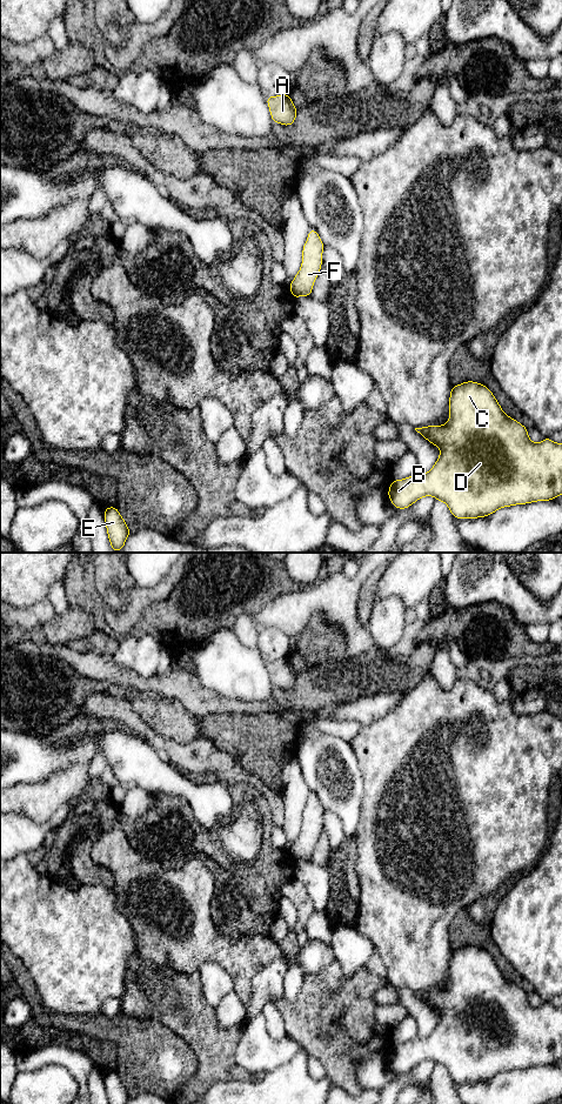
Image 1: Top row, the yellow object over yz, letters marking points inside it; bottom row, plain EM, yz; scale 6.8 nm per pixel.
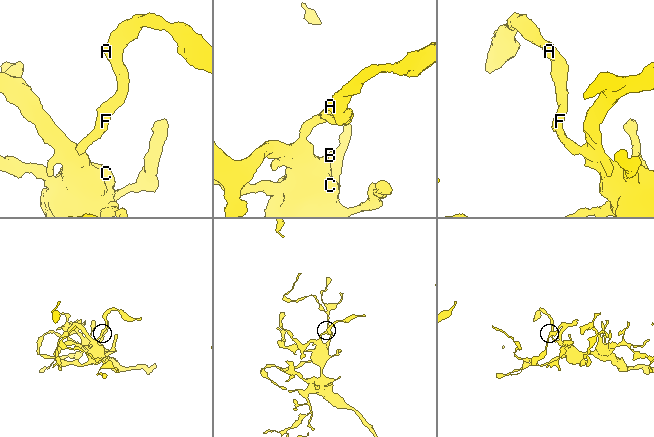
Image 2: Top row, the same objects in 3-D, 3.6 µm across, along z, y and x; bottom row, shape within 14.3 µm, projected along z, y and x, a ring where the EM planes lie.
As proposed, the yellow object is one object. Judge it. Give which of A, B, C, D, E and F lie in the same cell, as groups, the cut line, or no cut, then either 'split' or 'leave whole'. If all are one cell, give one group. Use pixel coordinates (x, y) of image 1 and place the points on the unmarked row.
groups A B C D E F; cut none; leave whole

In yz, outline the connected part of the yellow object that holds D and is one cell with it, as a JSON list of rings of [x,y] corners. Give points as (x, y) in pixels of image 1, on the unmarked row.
[[[467,945],[457,950],[453,950],[449,961],[448,975],[449,985],[447,988],[442,990],[427,990],[415,992],[415,995],[420,999],[422,999],[427,1005],[440,1012],[440,1021],[428,1037],[416,1037],[409,1042],[392,1045],[390,1051],[388,1053],[388,1062],[395,1072],[407,1073],[421,1062],[434,1060],[437,1065],[442,1065],[448,1070],[451,1079],[455,1083],[474,1084],[476,1082],[489,1080],[490,1078],[504,1071],[527,1069],[537,1065],[551,1065],[555,1062],[562,1059],[562,1008],[556,1008],[551,1005],[550,1002],[546,1002],[542,1006],[538,1008],[533,1006],[528,1001],[528,992],[526,992],[523,989],[504,978],[496,962],[487,950],[477,948],[475,945]]]

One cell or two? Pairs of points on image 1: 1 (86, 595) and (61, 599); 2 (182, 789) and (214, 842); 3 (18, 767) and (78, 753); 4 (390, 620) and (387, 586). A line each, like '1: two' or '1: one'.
1: two
2: two
3: one
4: two

